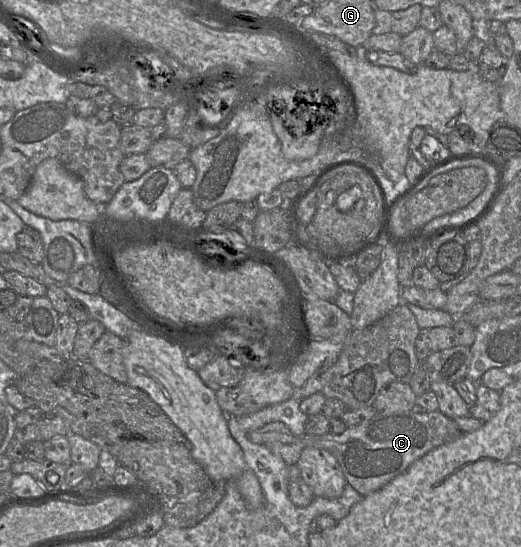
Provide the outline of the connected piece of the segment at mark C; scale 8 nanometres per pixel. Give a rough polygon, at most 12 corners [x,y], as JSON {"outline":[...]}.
{"outline":[[437,410],[376,412],[341,434],[295,437],[273,421],[257,444],[325,449],[362,497],[462,434]]}

